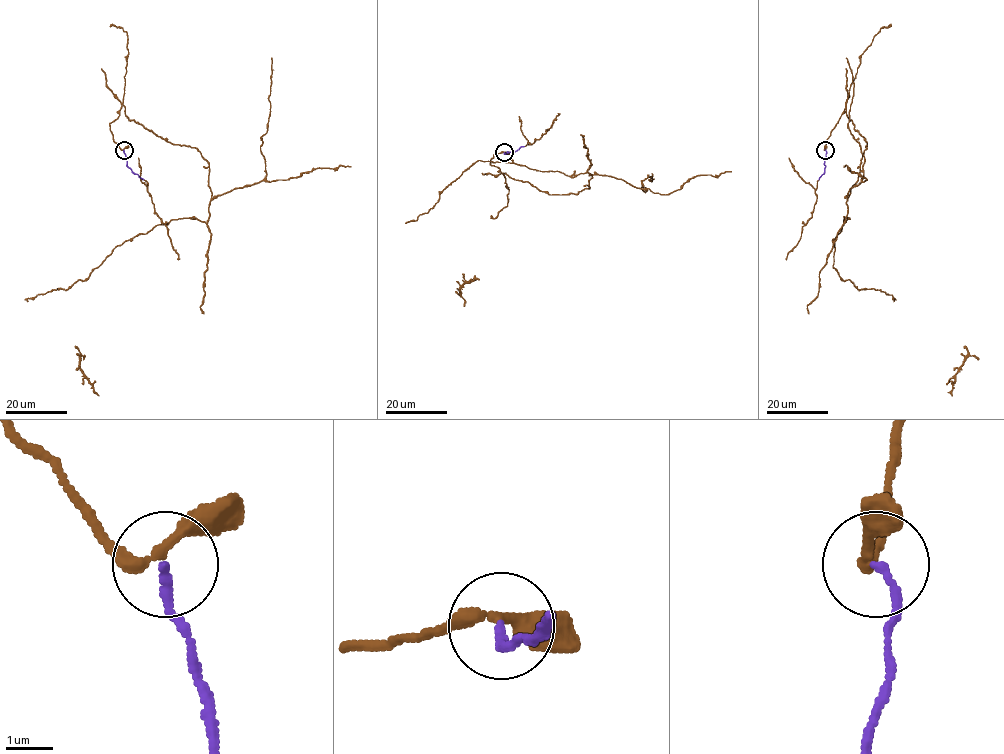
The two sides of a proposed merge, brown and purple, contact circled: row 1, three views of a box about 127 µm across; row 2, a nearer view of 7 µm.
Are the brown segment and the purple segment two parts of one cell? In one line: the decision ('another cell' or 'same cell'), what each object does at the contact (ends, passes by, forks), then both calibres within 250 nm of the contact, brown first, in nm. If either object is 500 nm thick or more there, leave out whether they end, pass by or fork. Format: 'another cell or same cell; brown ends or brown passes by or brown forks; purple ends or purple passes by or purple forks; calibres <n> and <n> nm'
same cell; brown passes by; purple ends; calibres 260 and 180 nm

